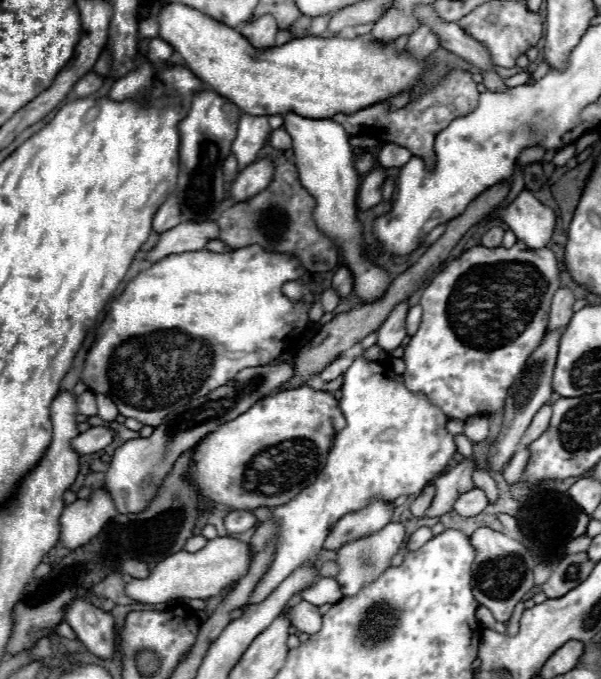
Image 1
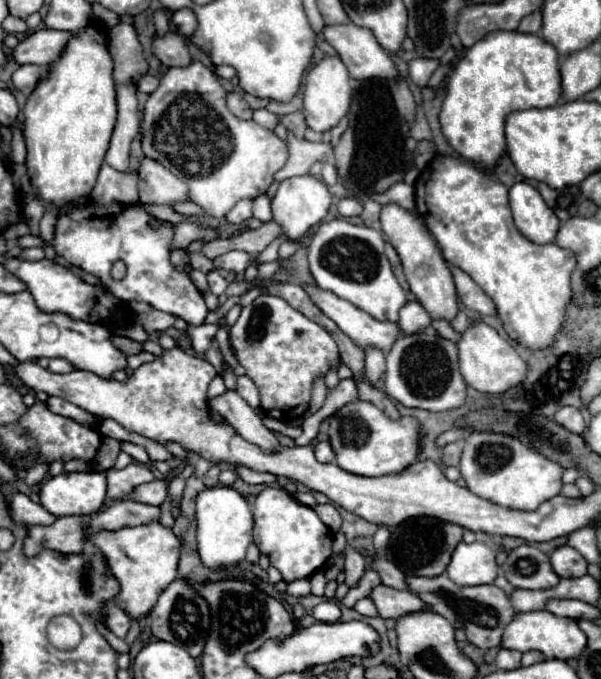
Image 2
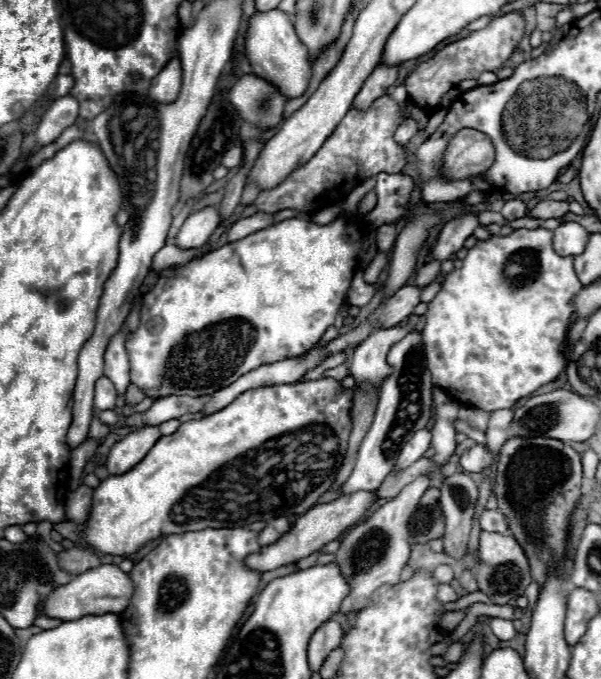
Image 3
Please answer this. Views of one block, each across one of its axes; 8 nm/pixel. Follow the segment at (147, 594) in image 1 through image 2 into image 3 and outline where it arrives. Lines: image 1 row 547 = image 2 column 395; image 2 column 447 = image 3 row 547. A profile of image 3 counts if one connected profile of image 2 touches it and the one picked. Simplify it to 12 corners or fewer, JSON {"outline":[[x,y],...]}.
{"outline":[[340,496],[310,508],[278,542],[246,556],[268,572],[358,524],[378,496]]}

